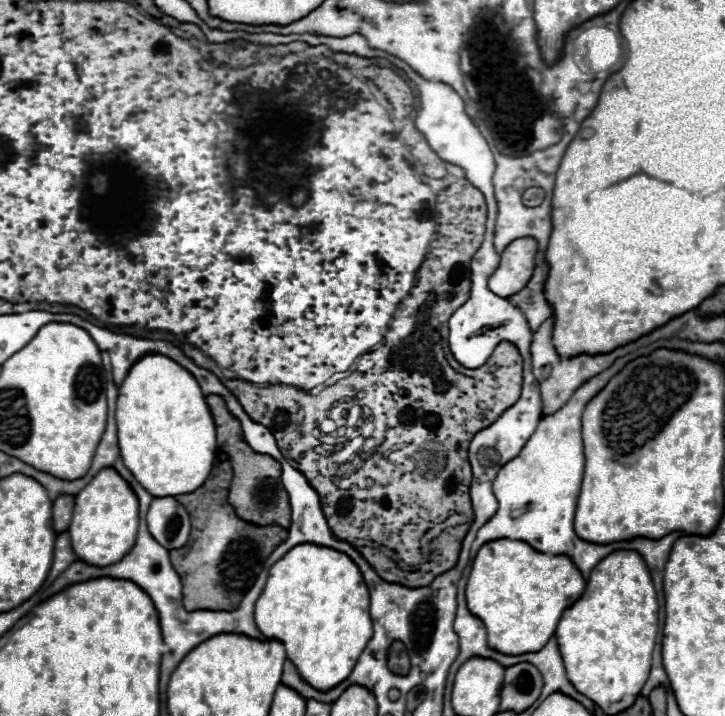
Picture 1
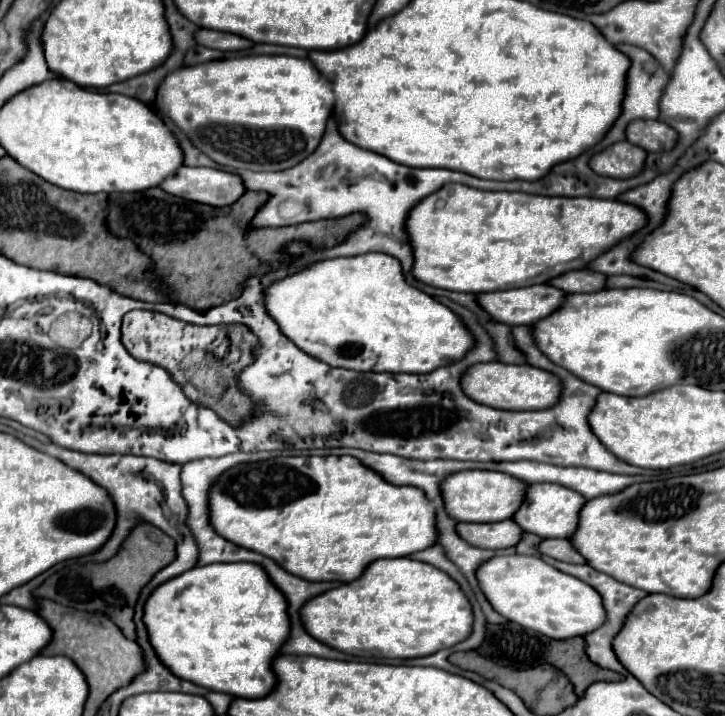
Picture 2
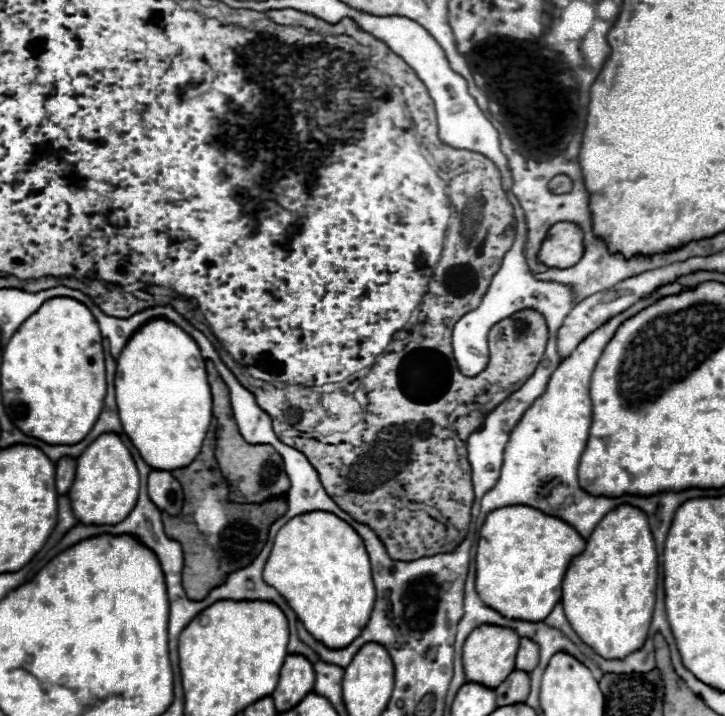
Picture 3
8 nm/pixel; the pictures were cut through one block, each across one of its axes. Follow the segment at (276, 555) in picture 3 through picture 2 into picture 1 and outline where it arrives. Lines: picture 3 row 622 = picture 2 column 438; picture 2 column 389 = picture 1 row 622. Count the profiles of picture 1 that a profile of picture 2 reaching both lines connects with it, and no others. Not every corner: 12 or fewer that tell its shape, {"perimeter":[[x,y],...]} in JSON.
{"perimeter":[[300,544],[254,622],[320,692],[372,638],[358,566]]}

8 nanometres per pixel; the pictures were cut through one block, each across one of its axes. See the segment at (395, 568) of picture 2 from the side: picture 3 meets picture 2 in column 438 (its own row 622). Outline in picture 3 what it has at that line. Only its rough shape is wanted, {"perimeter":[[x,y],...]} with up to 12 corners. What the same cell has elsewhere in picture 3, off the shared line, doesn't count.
{"perimeter":[[622,504],[562,580],[564,614],[600,656],[646,640],[658,554]]}

